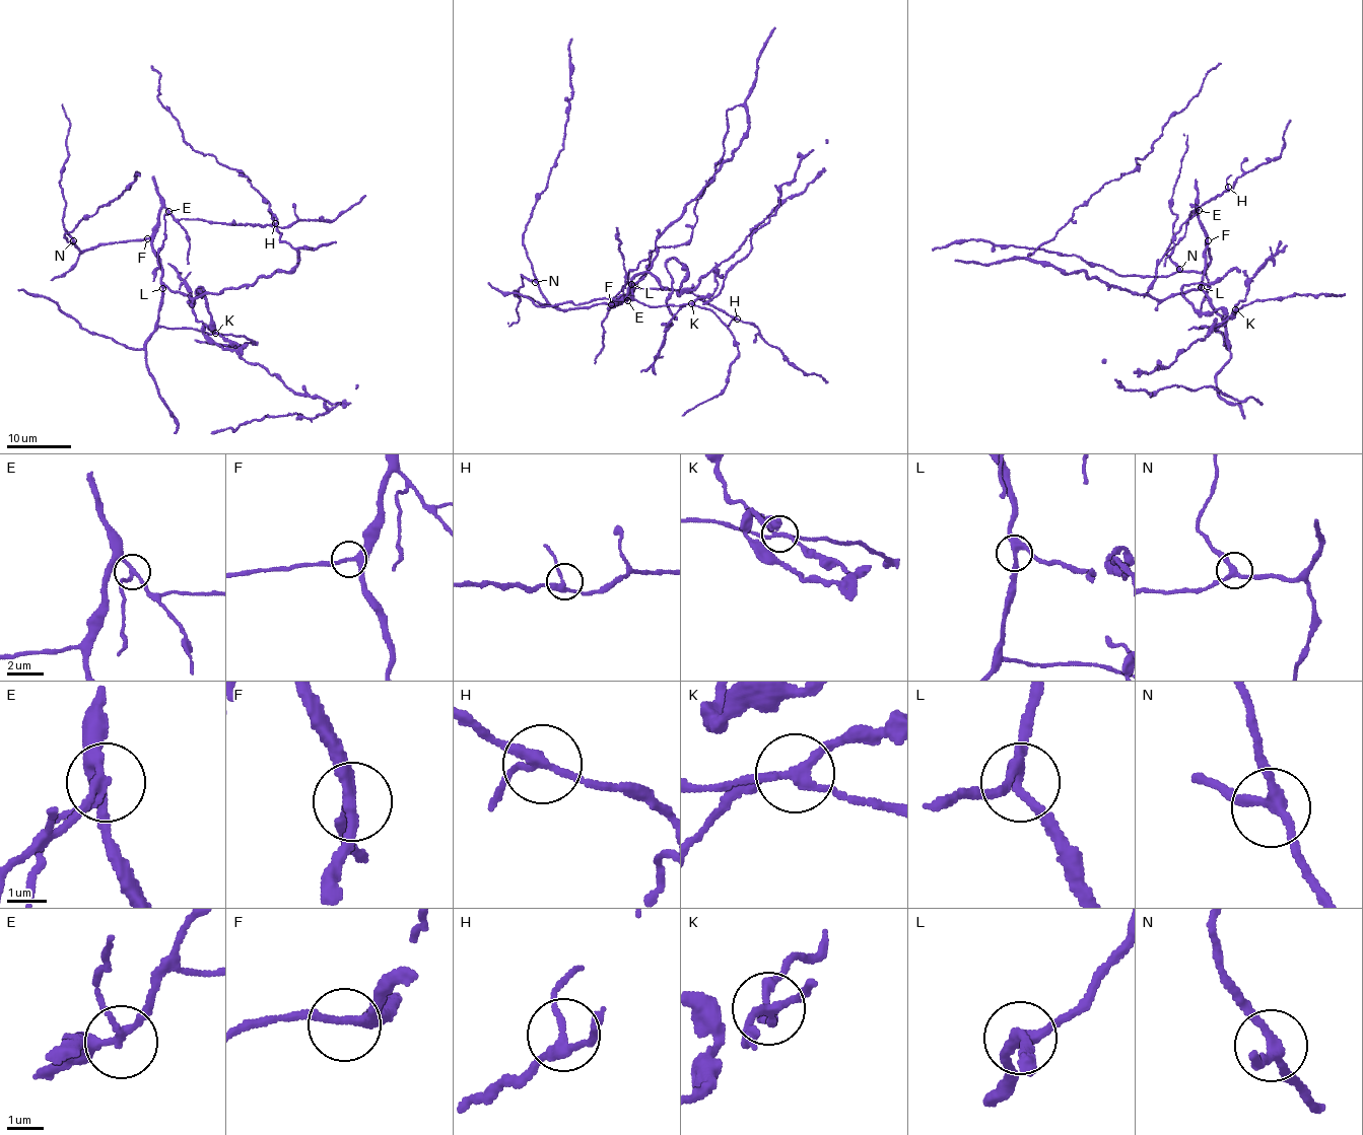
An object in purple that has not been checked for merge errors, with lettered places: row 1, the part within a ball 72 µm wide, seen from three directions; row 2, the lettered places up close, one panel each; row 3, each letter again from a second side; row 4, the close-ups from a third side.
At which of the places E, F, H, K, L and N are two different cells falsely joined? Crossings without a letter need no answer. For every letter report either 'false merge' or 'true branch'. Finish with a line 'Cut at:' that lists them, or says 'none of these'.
E: false merge
F: true branch
H: true branch
K: false merge
L: true branch
N: true branch
Cut at: E, K

